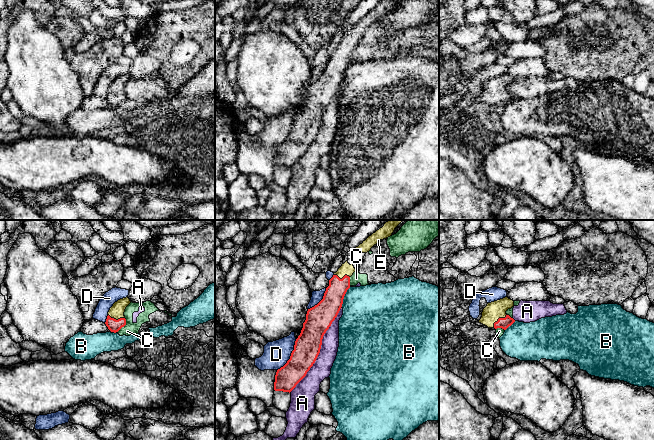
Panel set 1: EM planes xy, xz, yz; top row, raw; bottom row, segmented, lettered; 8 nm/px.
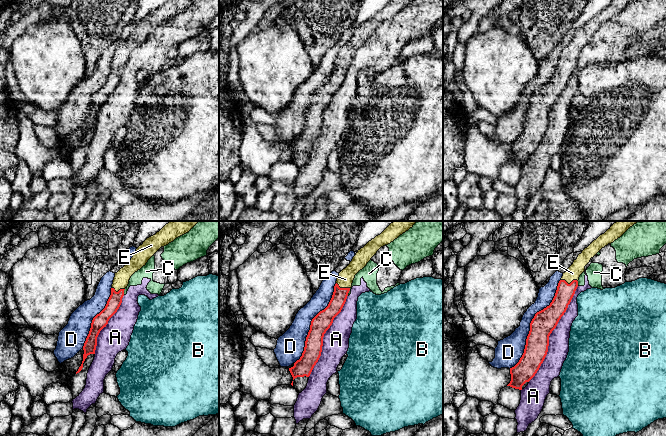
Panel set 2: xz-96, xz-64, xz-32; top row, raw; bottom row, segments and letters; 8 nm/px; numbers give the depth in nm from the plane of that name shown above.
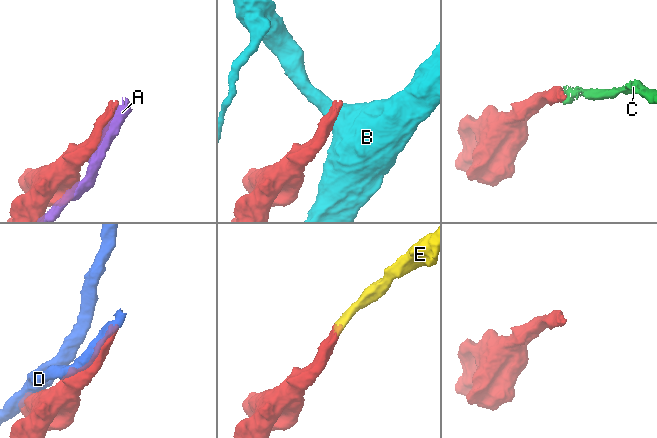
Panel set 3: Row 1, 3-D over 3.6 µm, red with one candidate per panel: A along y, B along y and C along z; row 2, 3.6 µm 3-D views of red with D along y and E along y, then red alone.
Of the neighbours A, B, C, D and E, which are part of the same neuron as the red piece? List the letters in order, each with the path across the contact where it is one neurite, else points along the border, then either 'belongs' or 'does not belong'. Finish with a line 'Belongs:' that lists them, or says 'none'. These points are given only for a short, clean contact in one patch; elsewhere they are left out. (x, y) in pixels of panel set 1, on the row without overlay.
A: does not belong
B: along xz (350, 62), (341, 82) | does not belong
C: along xy (125, 94), (125, 100), (117, 107) | does not belong
D: does not belong
E: across yz (504, 99), (498, 95), (493, 87) | belongs
Belongs: E

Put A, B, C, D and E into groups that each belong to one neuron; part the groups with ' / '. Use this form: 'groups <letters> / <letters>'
groups A C / B / D / E

